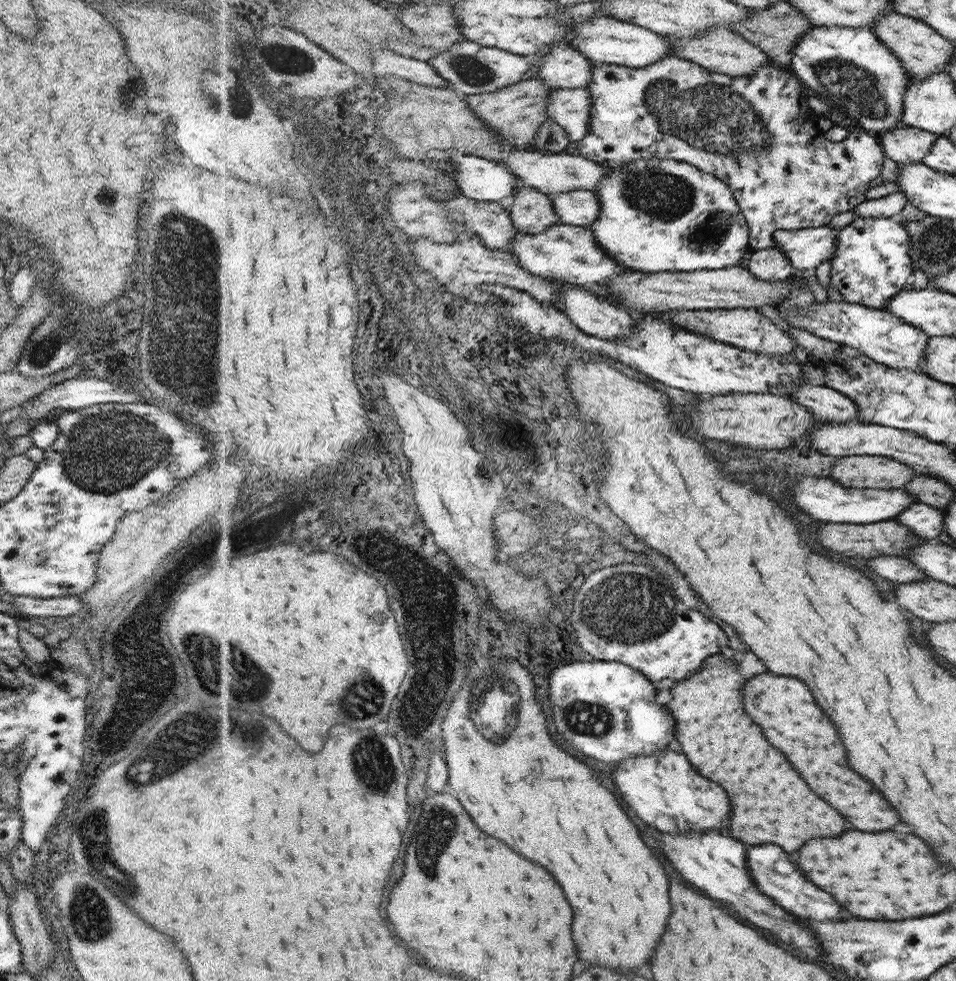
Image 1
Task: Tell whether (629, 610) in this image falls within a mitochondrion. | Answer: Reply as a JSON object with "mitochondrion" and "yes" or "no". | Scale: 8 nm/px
{"mitochondrion":"yes"}

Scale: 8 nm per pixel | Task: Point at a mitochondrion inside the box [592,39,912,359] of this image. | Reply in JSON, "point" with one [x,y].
{"point":[721,120]}

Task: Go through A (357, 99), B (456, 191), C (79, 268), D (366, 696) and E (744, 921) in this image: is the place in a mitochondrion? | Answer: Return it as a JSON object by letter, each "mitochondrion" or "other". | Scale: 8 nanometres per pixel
{"A":"other","B":"other","C":"other","D":"mitochondrion","E":"other"}

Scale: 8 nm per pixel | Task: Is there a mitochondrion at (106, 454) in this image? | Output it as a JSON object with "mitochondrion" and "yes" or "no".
{"mitochondrion":"yes"}

